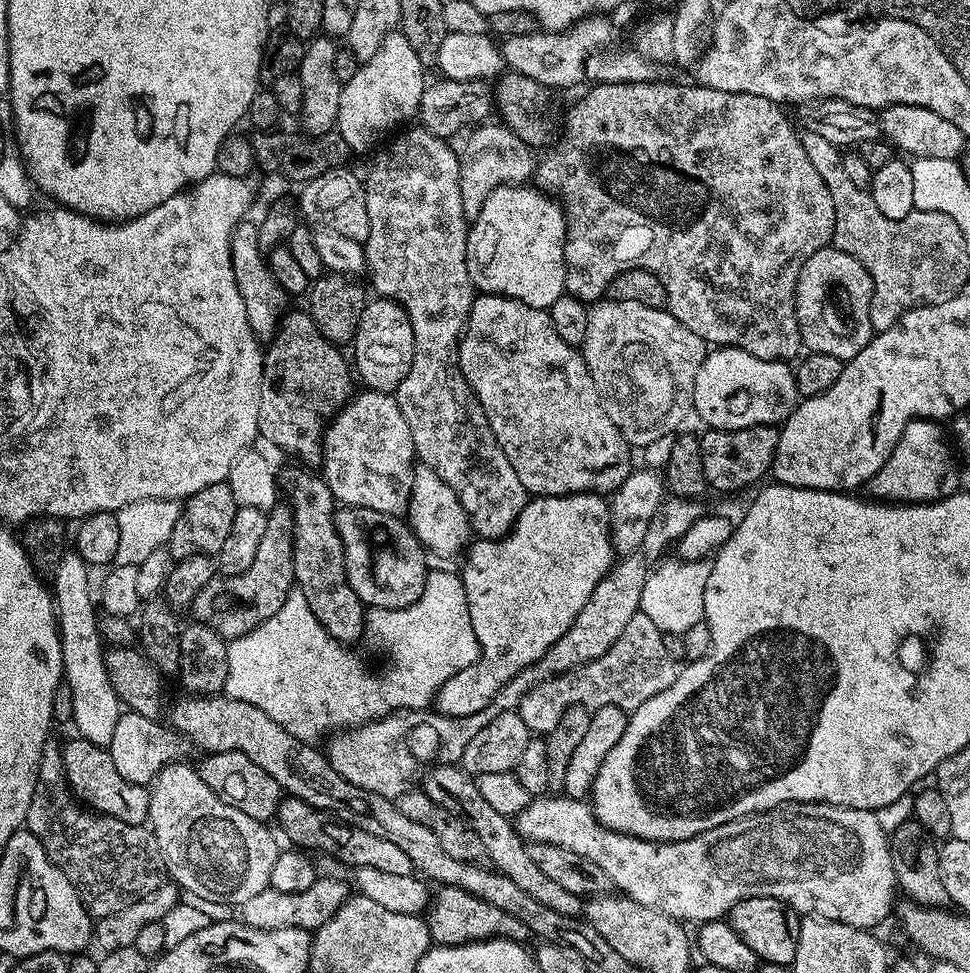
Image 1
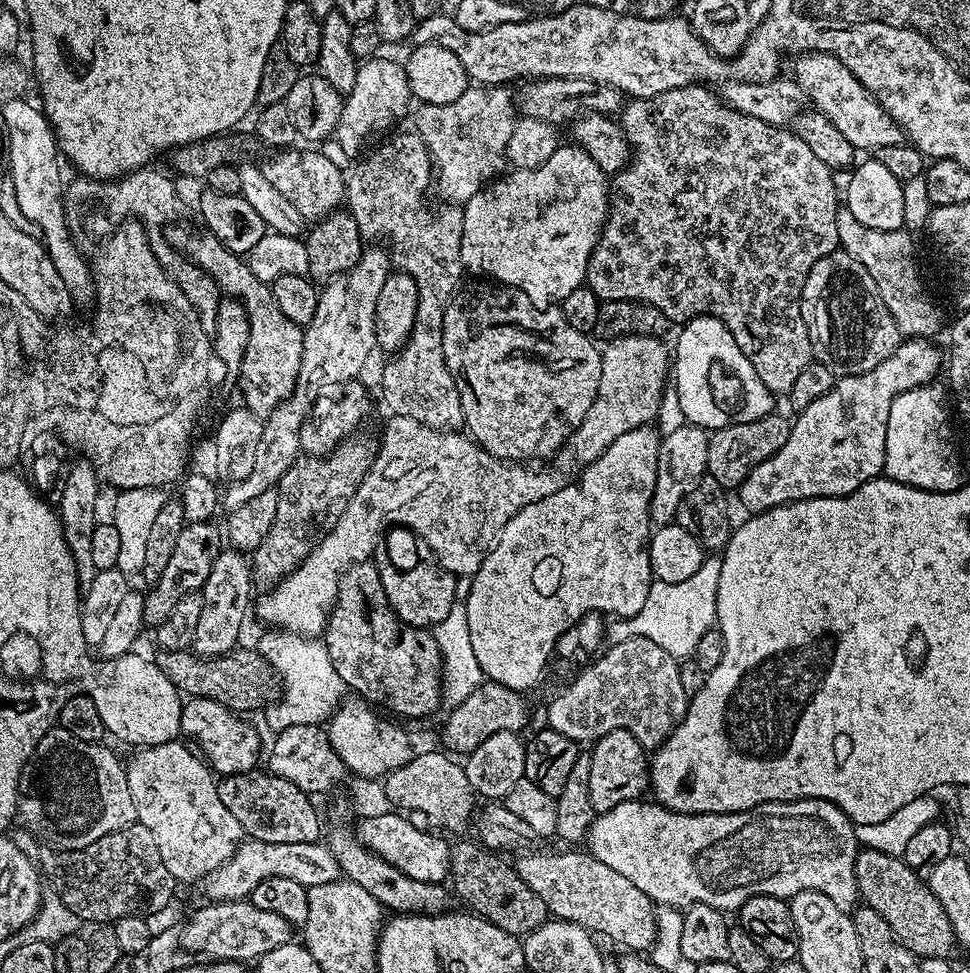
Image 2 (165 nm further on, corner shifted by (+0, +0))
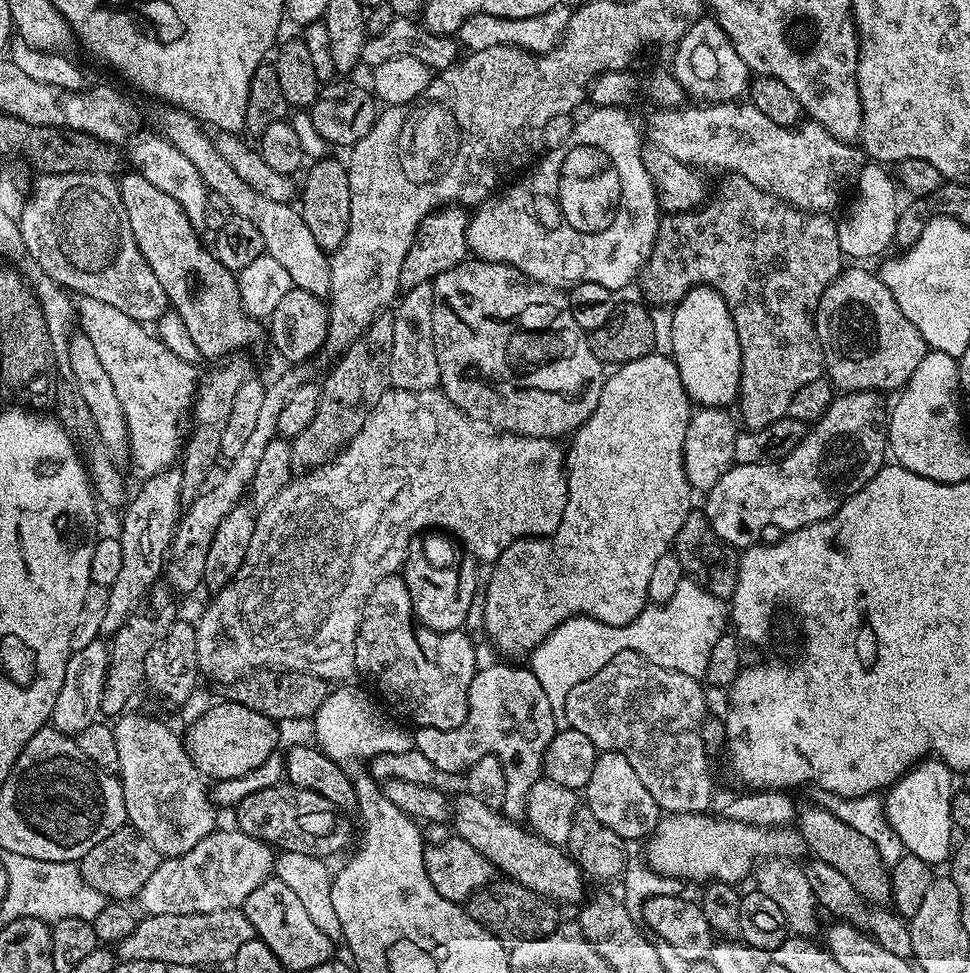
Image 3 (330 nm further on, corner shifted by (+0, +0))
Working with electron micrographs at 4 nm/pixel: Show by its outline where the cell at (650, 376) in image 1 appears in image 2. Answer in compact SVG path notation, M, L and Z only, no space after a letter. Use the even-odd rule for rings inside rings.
M617 336L615 340L607 341L606 347L603 349L600 361L602 362L602 374L600 375L600 388L596 391L595 398L592 399L592 405L588 407L586 418L581 424L575 425L571 429L572 432L568 436L568 445L565 448L560 448L556 452L556 457L553 458L552 464L540 464L544 462L517 462L515 460L500 460L494 454L490 454L484 448L481 448L475 440L469 438L467 435L452 432L456 430L445 430L444 428L431 428L422 422L418 422L412 416L397 416L391 417L392 421L384 428L384 437L378 440L378 447L376 449L376 457L372 460L372 465L368 468L368 473L362 478L362 482L356 487L354 498L348 500L348 506L344 513L338 518L338 522L333 524L331 528L327 529L319 537L318 543L313 547L312 553L302 561L293 572L288 573L272 588L260 601L255 601L254 612L257 612L262 619L268 623L268 626L275 626L277 629L285 632L296 632L299 636L310 636L313 638L319 637L324 629L328 627L328 616L332 612L332 607L336 604L336 595L340 593L340 582L345 575L344 568L351 569L353 566L365 563L369 559L368 556L377 551L381 547L382 537L385 535L387 529L393 526L401 528L410 528L421 541L426 545L429 553L439 560L442 567L447 572L451 572L457 578L471 578L476 575L476 572L482 566L485 553L492 547L500 538L506 522L510 522L510 518L514 518L514 514L518 514L518 510L522 510L526 506L530 506L534 502L538 502L542 498L546 498L550 494L554 494L558 490L562 490L567 484L572 483L581 472L584 471L588 465L592 464L604 453L610 442L614 442L616 436L626 434L635 428L643 428L651 425L657 419L659 414L659 402L662 398L665 384L670 380L670 352L664 349L663 339L655 336Z

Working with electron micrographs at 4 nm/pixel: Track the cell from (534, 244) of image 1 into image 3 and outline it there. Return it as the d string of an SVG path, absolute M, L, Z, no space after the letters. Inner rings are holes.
M624 106L593 107L585 120L573 123L570 138L562 146L548 148L539 157L525 180L479 205L468 221L469 253L477 260L514 266L547 288L567 290L574 284L598 282L619 293L635 276L637 279L656 244L662 209L656 187L646 174L641 125L632 121L628 110Z

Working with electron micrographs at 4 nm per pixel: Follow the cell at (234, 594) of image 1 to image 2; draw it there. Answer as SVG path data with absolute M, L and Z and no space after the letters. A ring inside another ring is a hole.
M360 435L347 436L338 447L324 456L301 454L294 462L294 466L290 466L290 470L282 474L280 483L275 487L278 494L278 510L274 514L274 526L270 526L270 534L266 534L262 546L258 546L254 553L254 576L257 581L276 582L293 572L312 553L318 534L338 522L338 518L348 506L348 500L354 498L356 487L360 485L362 478L368 473L369 466L372 465L372 460L376 457L377 445L374 440Z

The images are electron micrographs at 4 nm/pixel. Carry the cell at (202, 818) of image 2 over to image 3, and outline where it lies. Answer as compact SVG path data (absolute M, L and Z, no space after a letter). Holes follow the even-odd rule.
M125 711L115 717L111 725L114 746L118 748L116 768L126 802L127 823L136 831L141 832L160 851L161 857L181 856L186 854L186 850L192 850L194 846L198 846L202 838L217 831L218 809L210 799L210 788L205 777L195 768L194 762L188 757L183 739L179 735L175 736L162 721L150 720L132 711Z

